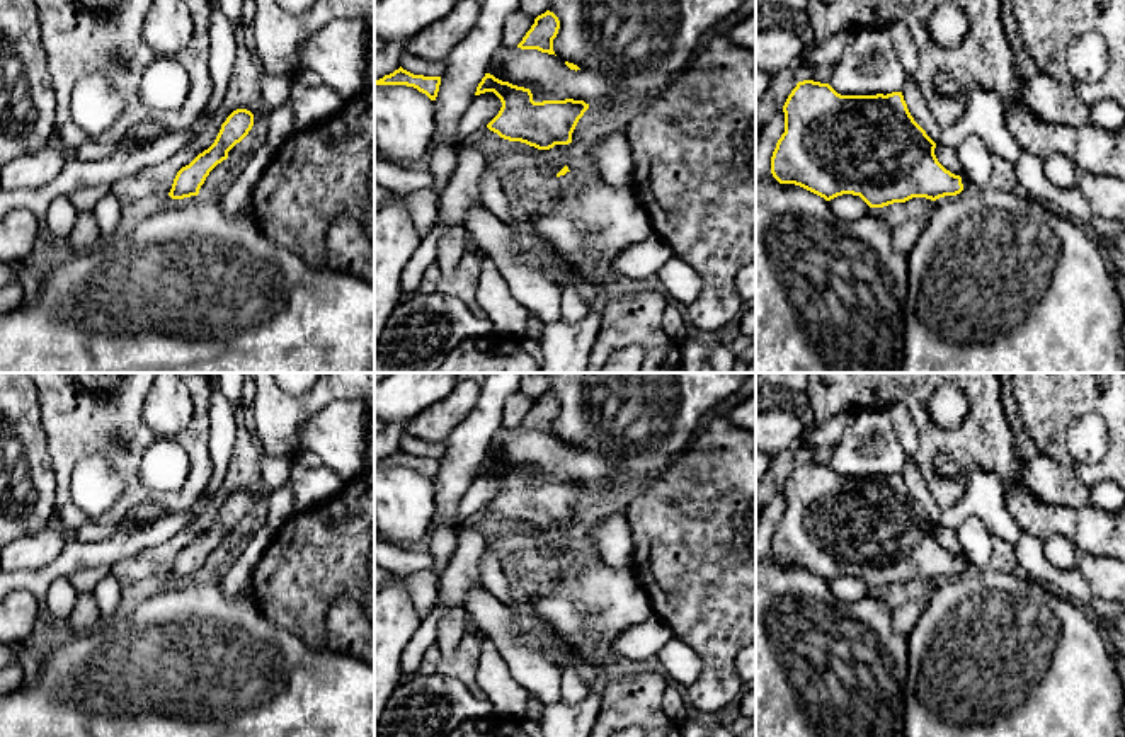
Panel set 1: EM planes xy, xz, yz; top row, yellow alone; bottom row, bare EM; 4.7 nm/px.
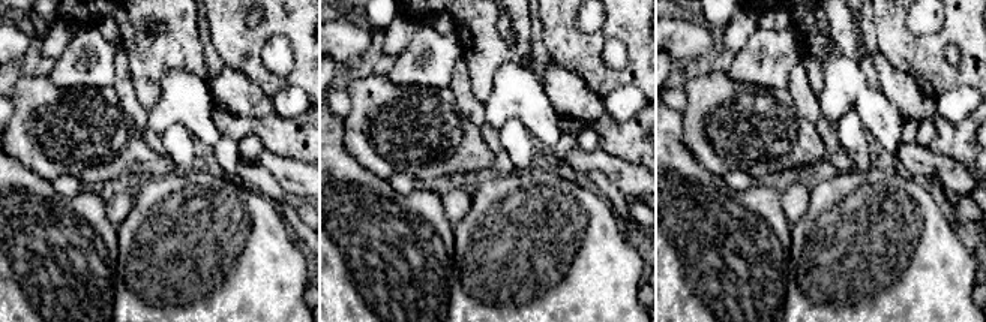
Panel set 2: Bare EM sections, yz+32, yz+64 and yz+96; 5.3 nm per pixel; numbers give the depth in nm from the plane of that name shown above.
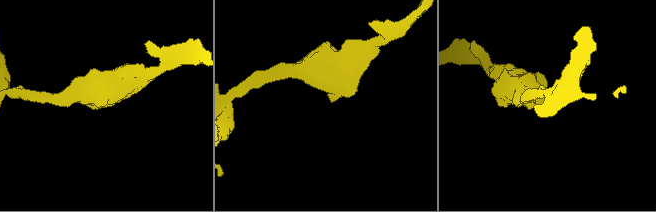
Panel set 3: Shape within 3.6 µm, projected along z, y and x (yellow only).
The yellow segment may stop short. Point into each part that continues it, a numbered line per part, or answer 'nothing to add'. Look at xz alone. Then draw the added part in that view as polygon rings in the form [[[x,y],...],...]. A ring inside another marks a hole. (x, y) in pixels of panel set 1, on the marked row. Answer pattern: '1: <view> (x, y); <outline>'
nothing to add

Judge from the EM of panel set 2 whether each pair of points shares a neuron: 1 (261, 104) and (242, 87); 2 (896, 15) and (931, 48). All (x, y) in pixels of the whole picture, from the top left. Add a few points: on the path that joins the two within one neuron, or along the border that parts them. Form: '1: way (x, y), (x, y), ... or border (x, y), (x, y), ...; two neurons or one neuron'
1: way (257, 102), (246, 92); one neuron
2: way (896, 26), (920, 48); one neuron

